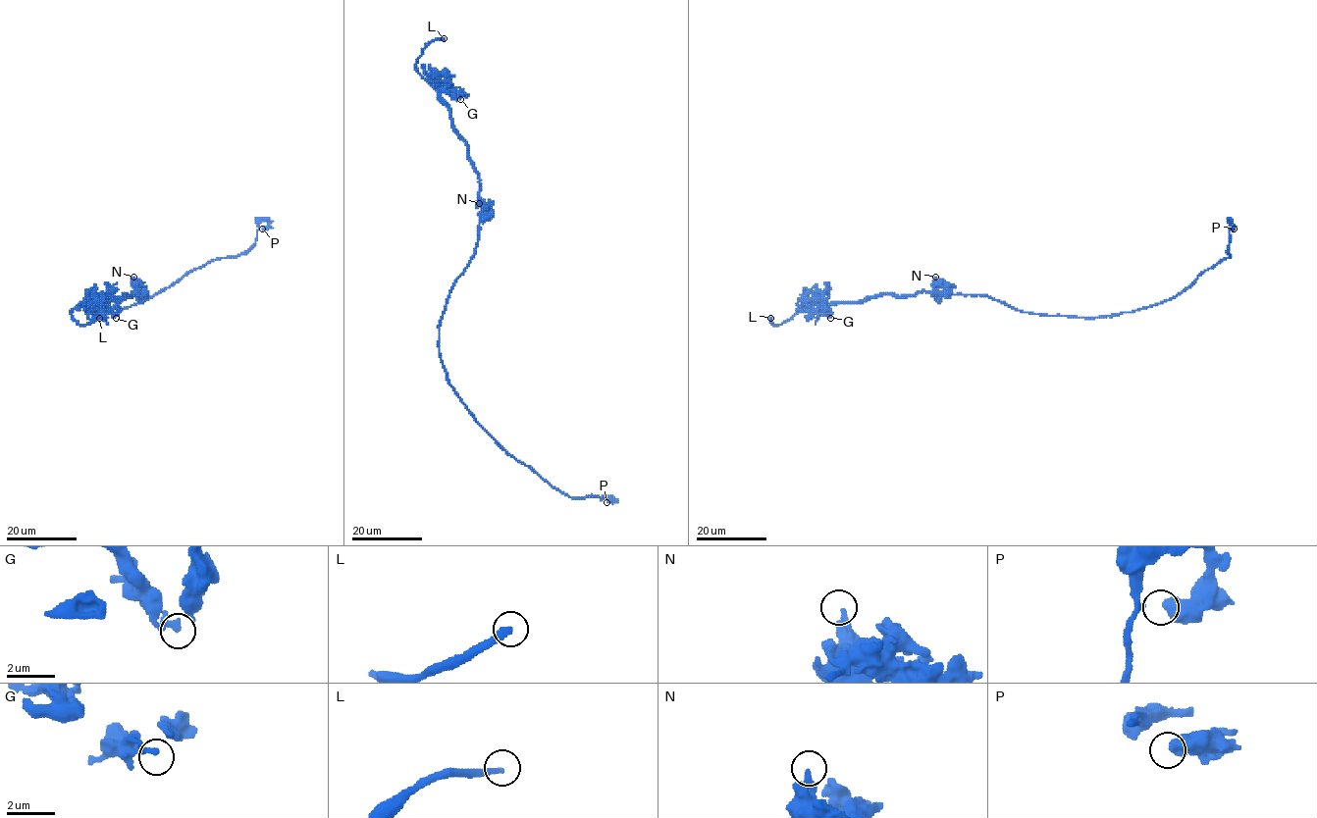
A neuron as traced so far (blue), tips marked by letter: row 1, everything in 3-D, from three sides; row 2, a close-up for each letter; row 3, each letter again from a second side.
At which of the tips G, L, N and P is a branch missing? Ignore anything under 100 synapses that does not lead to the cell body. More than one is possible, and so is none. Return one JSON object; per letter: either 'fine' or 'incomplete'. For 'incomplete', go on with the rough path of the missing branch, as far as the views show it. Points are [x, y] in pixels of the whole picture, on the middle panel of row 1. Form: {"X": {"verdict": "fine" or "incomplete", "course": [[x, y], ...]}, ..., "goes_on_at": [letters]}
{"G": {"verdict": "fine"}, "L": {"verdict": "incomplete", "course": [[444, 38], [448, 39], [449, 33], [456, 32], [471, 21], [481, 25], [510, 8], [520, 14], [531, 1]]}, "N": {"verdict": "fine"}, "P": {"verdict": "fine"}, "goes_on_at": ["L"]}

